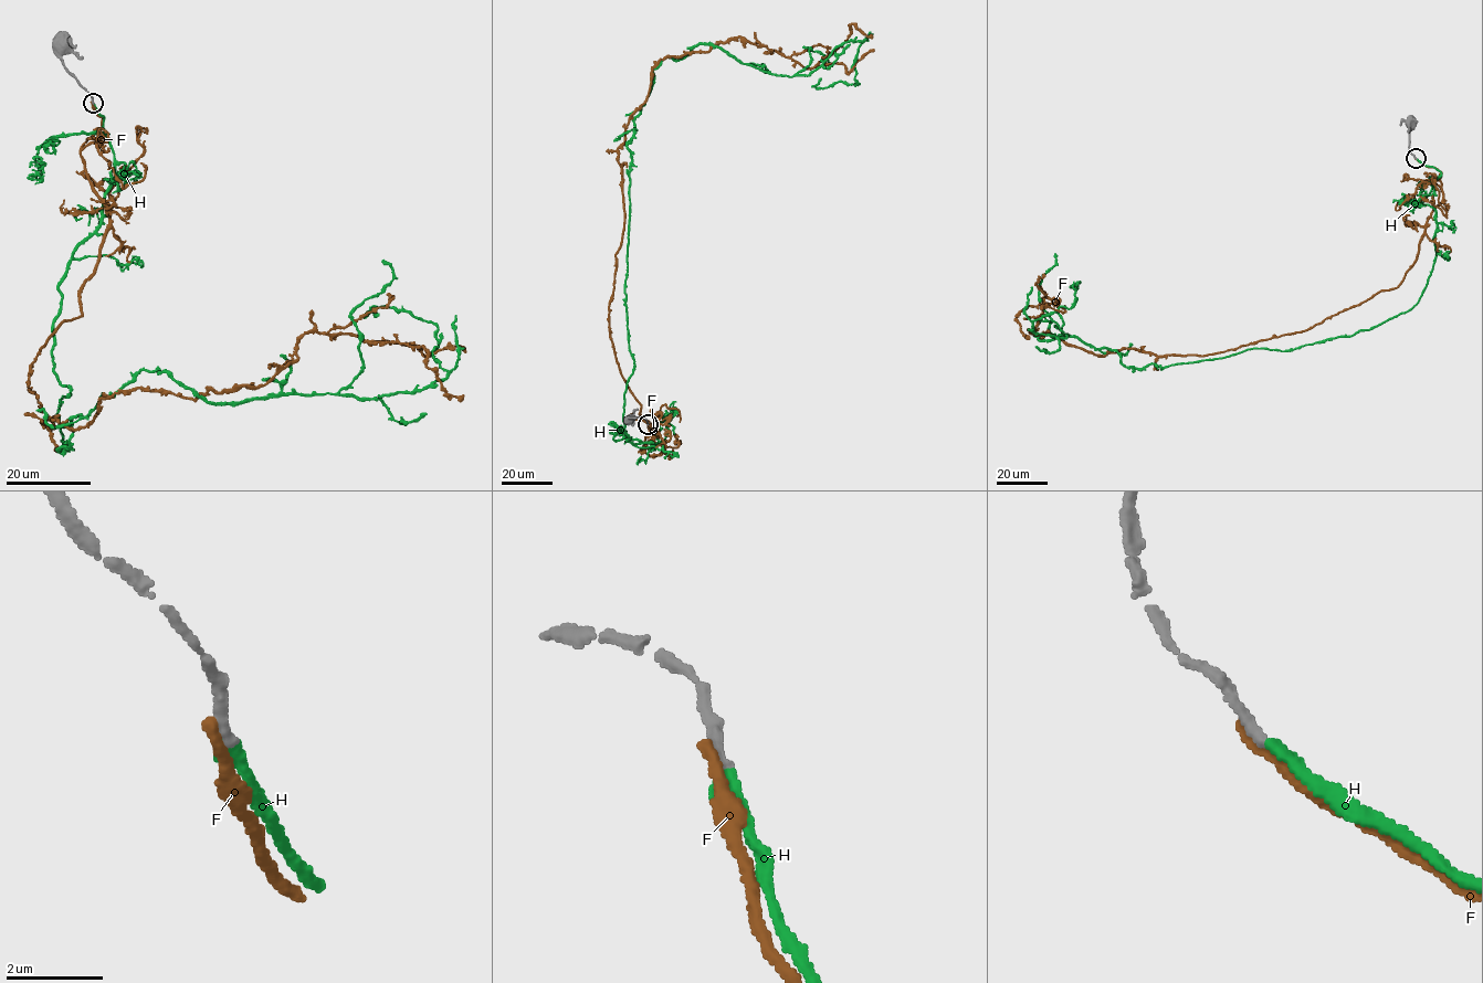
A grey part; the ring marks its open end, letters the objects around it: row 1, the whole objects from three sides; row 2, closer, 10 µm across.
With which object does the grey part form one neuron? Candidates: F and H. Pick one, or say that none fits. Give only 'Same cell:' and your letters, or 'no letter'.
Same cell: H

